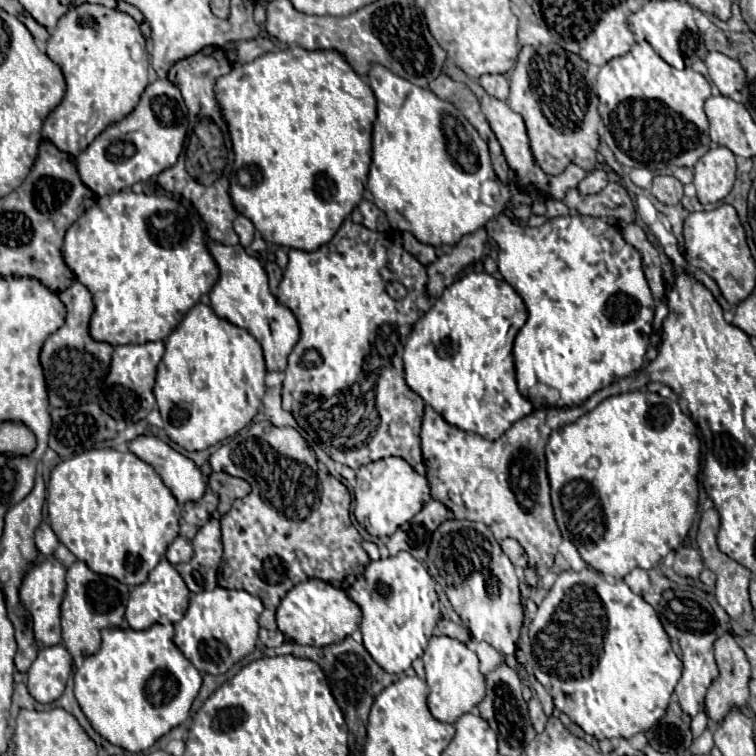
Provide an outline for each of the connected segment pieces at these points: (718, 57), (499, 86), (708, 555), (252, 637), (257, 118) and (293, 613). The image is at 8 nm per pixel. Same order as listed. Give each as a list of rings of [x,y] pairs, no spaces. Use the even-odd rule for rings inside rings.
[[[710,52],[704,62],[708,68],[710,82],[716,84],[724,96],[732,96],[734,92],[740,92],[742,86],[746,84],[746,72],[738,60],[728,58],[720,52]]]
[[[484,74],[480,76],[480,86],[494,98],[506,100],[508,98],[508,80],[502,74]]]
[[[712,508],[712,510],[706,510],[702,514],[702,520],[700,520],[700,530],[698,530],[698,548],[700,548],[700,554],[704,558],[704,564],[706,568],[710,568],[714,574],[716,574],[716,600],[718,604],[726,610],[726,614],[736,620],[742,628],[746,630],[752,630],[754,626],[754,614],[752,614],[752,606],[750,606],[750,598],[748,598],[748,584],[750,584],[750,570],[744,568],[742,564],[738,564],[736,560],[728,558],[724,552],[720,552],[718,544],[716,544],[716,534],[720,530],[720,516],[718,512]]]
[[[218,586],[210,592],[192,594],[184,618],[174,624],[174,644],[202,674],[224,674],[255,649],[258,616],[262,610],[262,600],[246,590],[226,590]]]
[[[290,46],[286,50],[278,52],[266,52],[258,56],[254,62],[248,64],[234,64],[234,70],[218,78],[216,82],[216,100],[224,112],[224,118],[228,122],[230,138],[232,138],[232,150],[234,150],[234,176],[230,180],[230,196],[240,214],[246,214],[256,226],[256,230],[262,234],[262,238],[270,244],[280,244],[296,250],[318,250],[322,244],[330,242],[330,238],[336,234],[344,218],[358,206],[364,194],[368,168],[370,168],[370,150],[372,150],[372,124],[376,120],[376,98],[374,92],[362,78],[352,70],[352,66],[344,60],[344,56],[338,50],[306,50],[300,46]]]
[[[308,580],[296,584],[282,598],[276,610],[276,622],[282,634],[298,644],[308,644],[308,646],[328,646],[342,642],[346,636],[358,630],[360,620],[362,620],[360,606],[354,600],[350,600],[344,590],[338,590],[322,580]]]

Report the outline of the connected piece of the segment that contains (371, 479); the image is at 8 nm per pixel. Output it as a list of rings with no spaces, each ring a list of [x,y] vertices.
[[[382,458],[372,464],[366,464],[358,470],[356,476],[356,508],[354,516],[356,520],[372,534],[372,536],[392,536],[398,526],[408,522],[422,506],[430,500],[430,486],[428,480],[418,474],[406,460],[402,458]]]

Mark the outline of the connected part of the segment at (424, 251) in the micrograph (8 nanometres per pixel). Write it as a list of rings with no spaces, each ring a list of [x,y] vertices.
[[[402,232],[402,244],[404,244],[404,248],[406,248],[414,258],[418,258],[418,262],[422,262],[424,266],[428,266],[430,262],[436,260],[434,248],[428,246],[428,244],[418,242],[410,232]]]

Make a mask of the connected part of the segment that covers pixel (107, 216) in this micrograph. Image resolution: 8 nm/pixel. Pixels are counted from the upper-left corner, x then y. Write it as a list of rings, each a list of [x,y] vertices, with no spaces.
[[[132,190],[102,196],[70,226],[62,252],[76,278],[92,292],[96,310],[90,320],[90,336],[112,346],[166,340],[186,312],[218,280],[218,266],[204,242],[202,218],[192,206],[168,196],[134,194]]]

